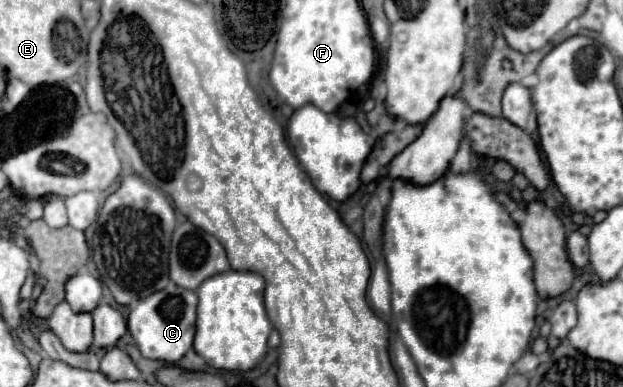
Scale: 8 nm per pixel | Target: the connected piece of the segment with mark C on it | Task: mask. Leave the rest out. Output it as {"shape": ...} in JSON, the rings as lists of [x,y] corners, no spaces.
{"shape":[[[169,283],[163,291],[151,293],[141,299],[129,313],[127,327],[143,357],[177,363],[191,347],[195,337],[195,309],[197,309],[197,293],[189,289],[181,289]]]}

